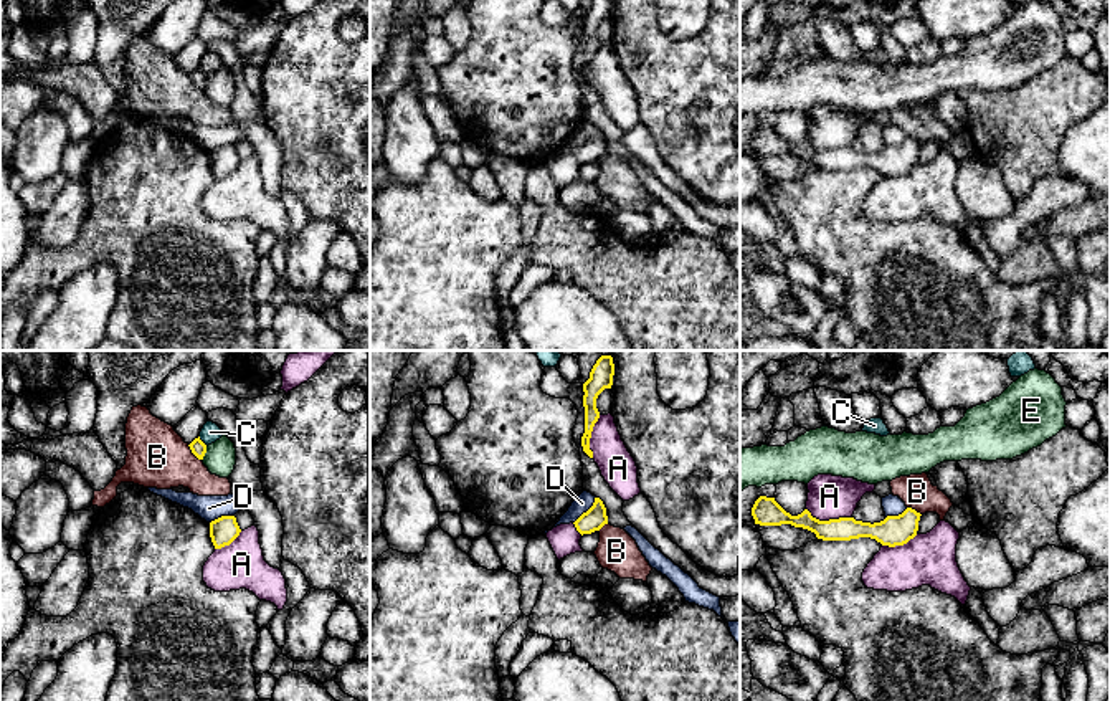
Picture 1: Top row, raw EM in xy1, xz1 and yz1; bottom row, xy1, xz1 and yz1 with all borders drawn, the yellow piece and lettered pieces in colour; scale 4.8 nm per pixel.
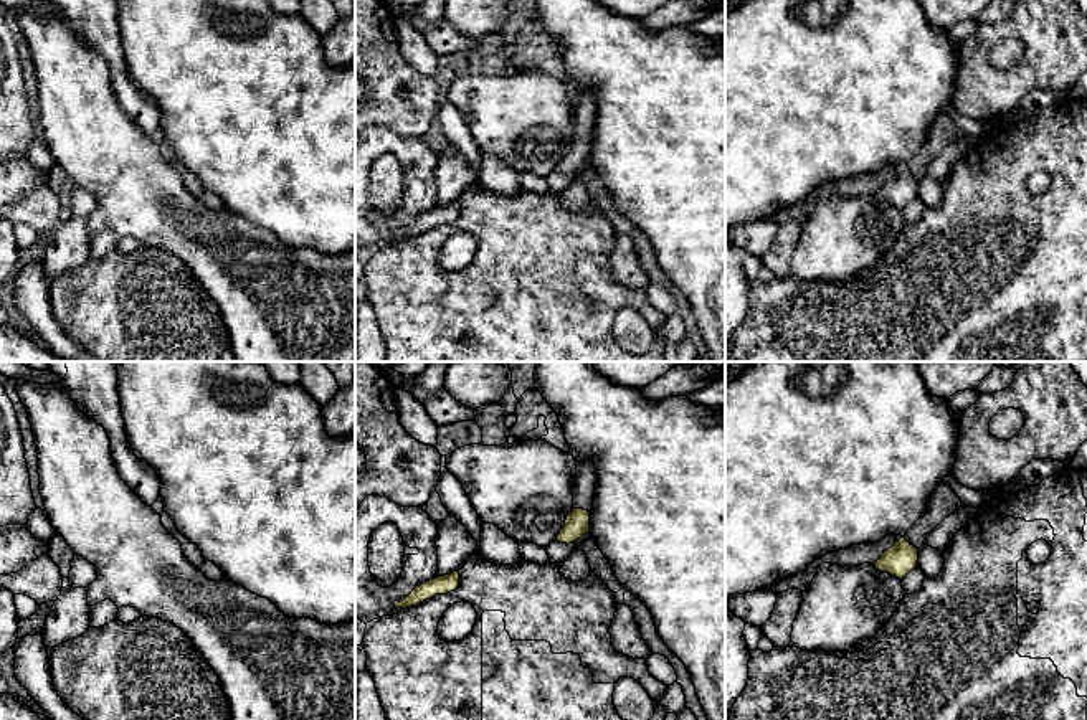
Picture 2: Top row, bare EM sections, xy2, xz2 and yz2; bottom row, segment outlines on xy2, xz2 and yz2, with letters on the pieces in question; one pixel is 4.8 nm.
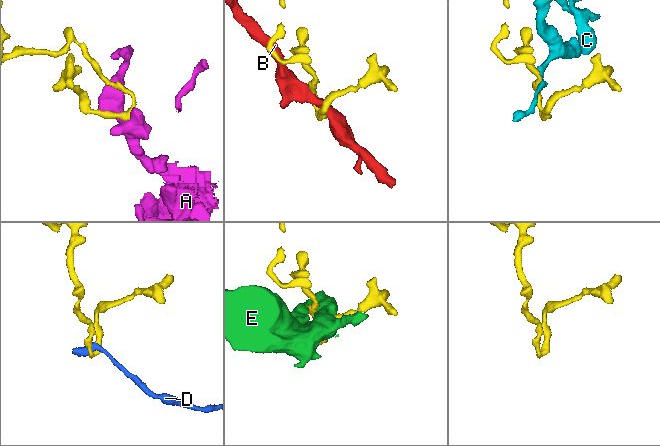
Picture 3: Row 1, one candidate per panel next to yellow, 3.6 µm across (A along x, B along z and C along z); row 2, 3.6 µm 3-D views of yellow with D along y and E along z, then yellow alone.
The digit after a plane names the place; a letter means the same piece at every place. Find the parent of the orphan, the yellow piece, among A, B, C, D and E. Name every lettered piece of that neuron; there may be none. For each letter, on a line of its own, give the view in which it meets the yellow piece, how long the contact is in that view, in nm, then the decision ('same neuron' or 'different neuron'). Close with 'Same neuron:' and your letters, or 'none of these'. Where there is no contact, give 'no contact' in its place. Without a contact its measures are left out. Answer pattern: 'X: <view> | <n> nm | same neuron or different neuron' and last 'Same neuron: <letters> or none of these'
A: yz1 | 220 nm | different neuron
B: xy1 | 100 nm | different neuron
C: xy1 | 70 nm | different neuron
D: xz1 | 170 nm | different neuron
E: xy1 | 80 nm | different neuron
Same neuron: none of these

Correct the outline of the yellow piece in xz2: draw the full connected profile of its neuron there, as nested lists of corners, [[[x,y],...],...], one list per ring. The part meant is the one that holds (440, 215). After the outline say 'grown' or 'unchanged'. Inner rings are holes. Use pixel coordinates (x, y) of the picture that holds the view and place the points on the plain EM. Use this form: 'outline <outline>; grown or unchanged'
outline [[[459,200],[453,201],[451,205],[446,206],[436,206],[430,211],[421,213],[416,216],[401,233],[395,231],[395,238],[411,238],[416,236],[436,225],[446,225],[454,221],[459,216]]]; unchanged

